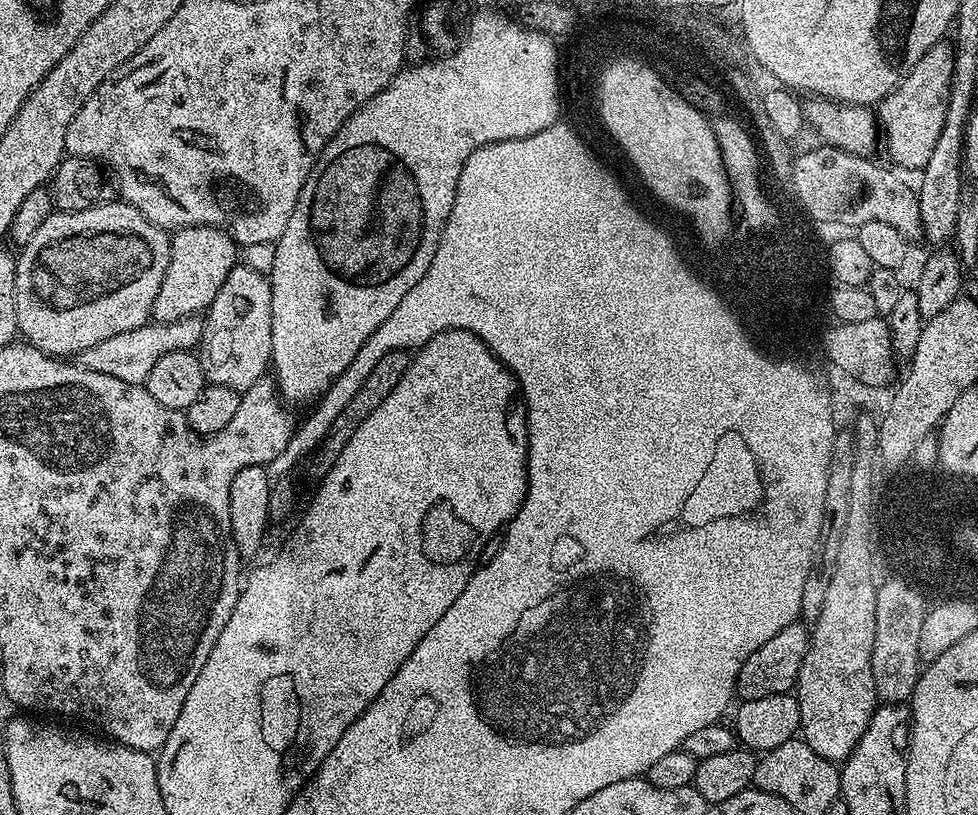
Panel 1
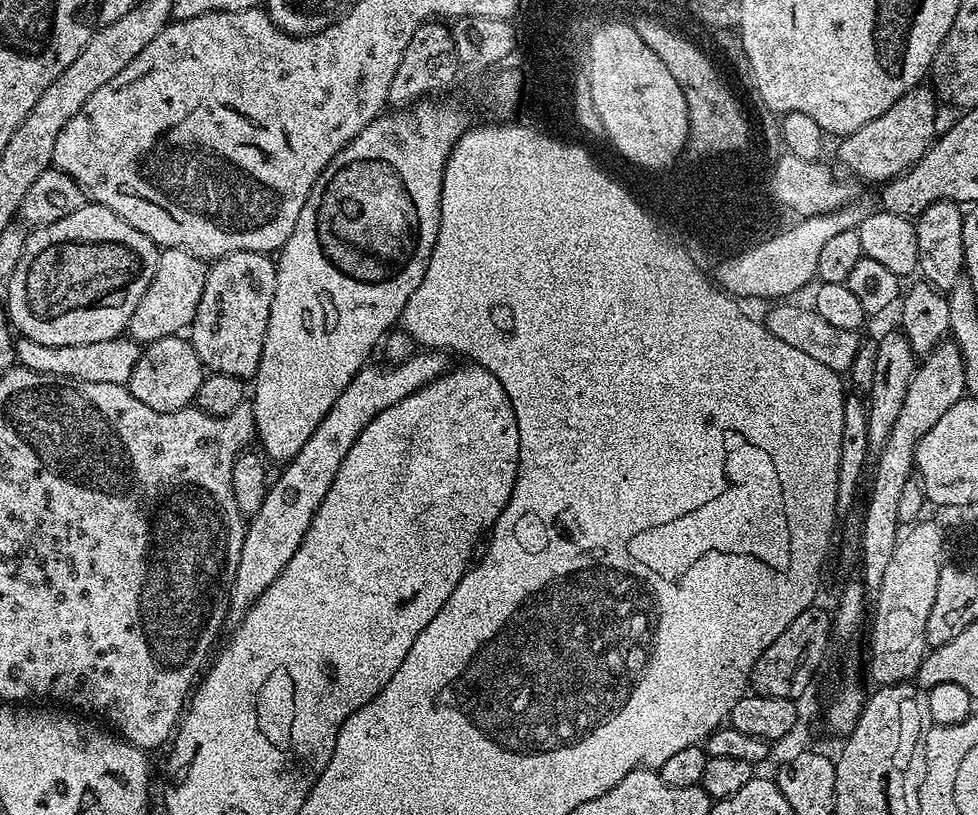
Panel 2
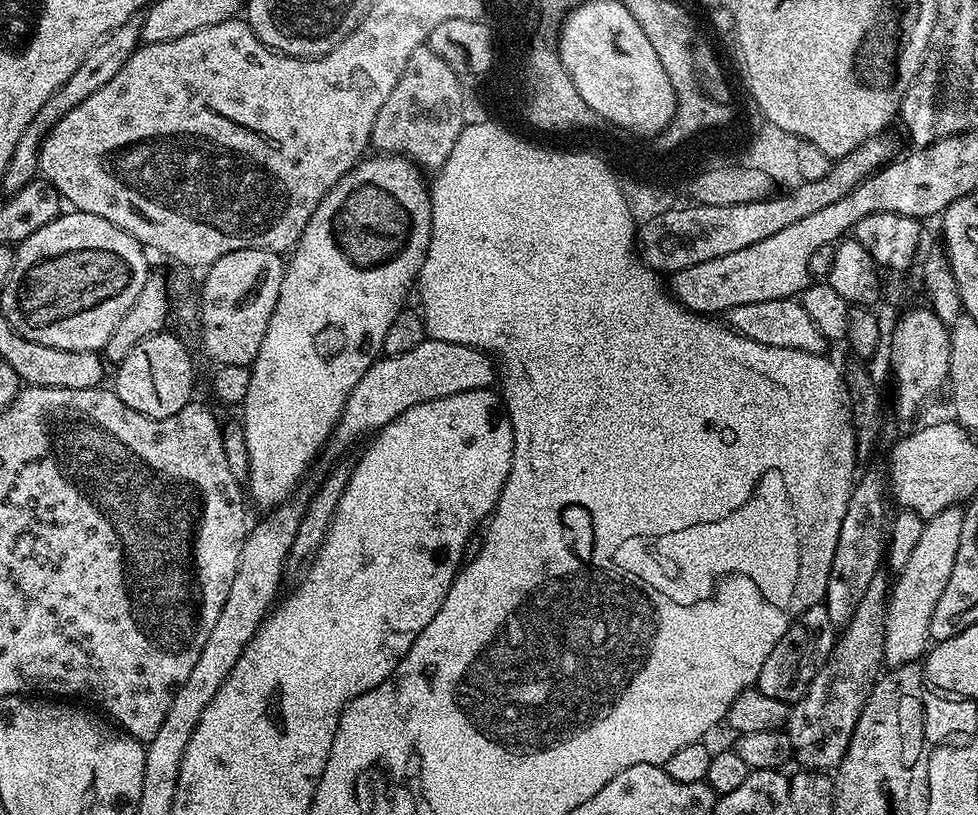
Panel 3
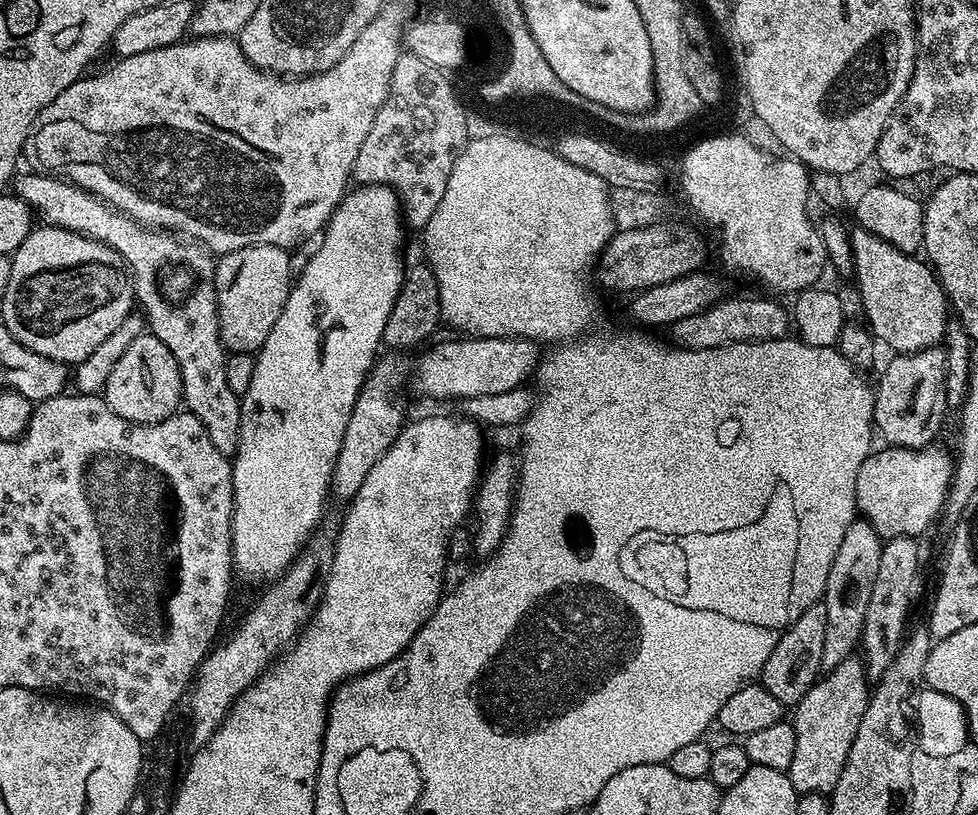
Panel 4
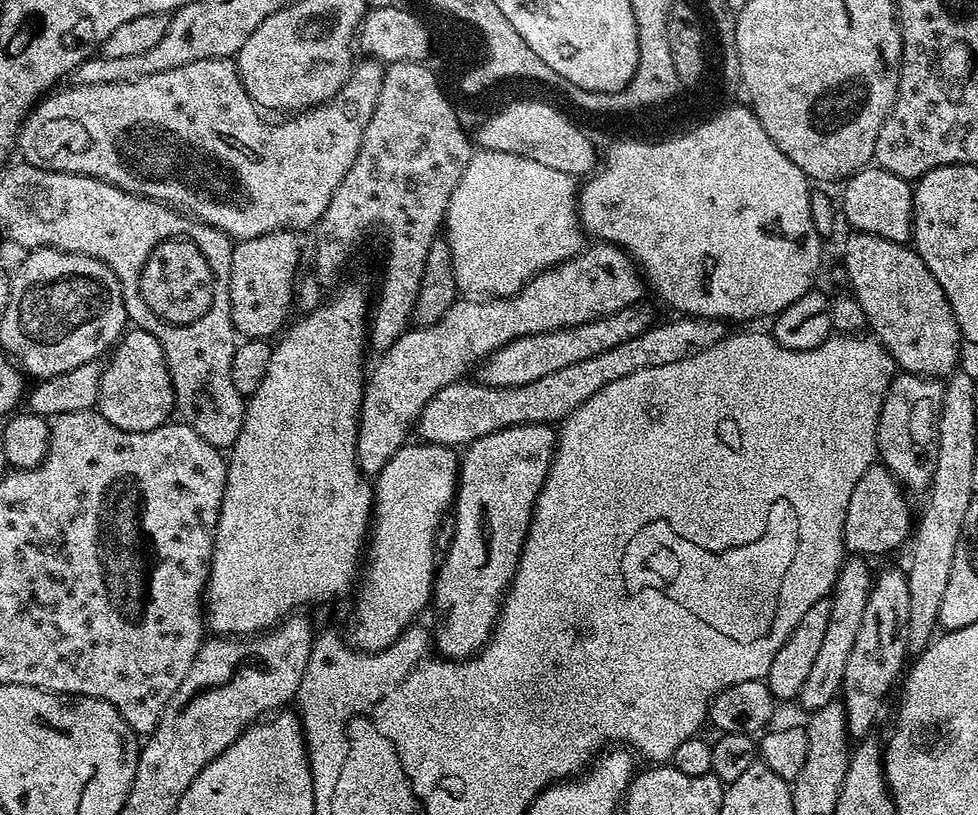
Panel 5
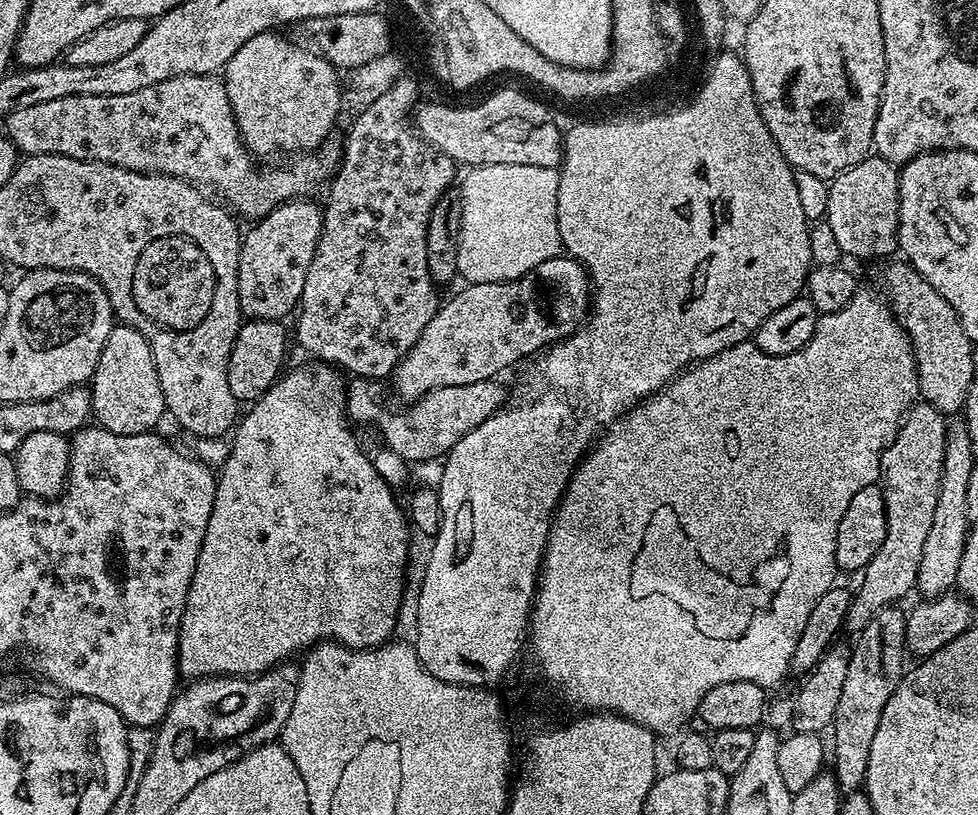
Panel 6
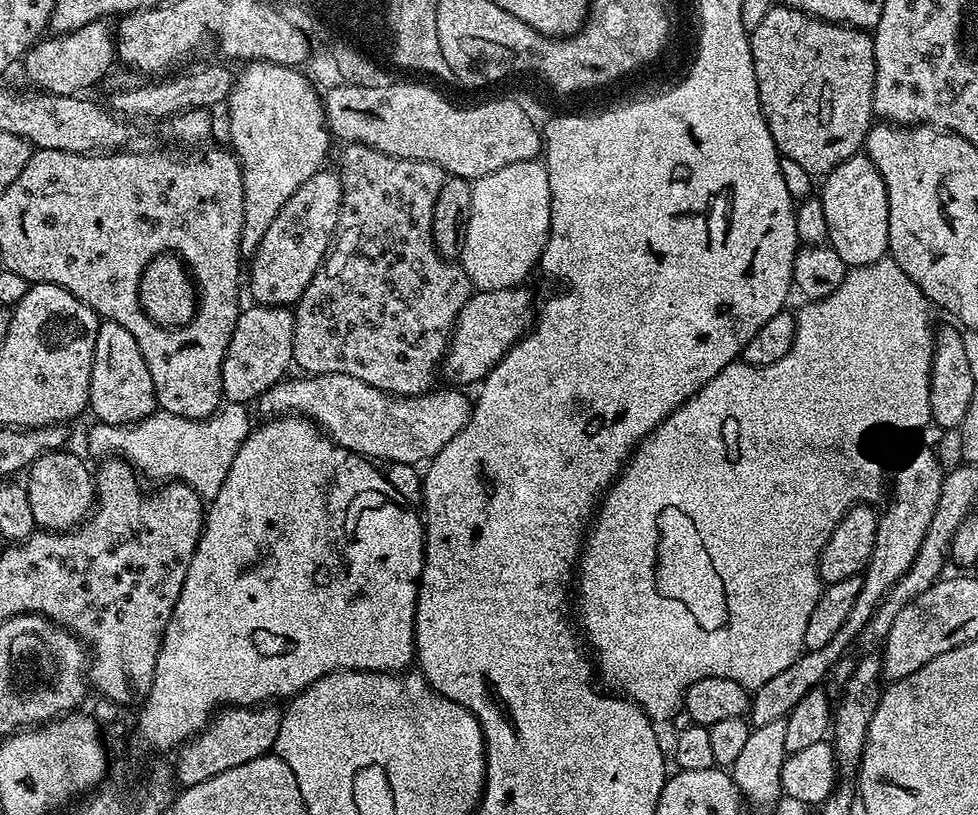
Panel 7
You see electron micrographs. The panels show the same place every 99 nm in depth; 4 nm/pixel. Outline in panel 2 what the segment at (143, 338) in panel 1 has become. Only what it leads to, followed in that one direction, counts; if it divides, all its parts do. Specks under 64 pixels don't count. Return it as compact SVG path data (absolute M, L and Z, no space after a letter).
M124 334L106 342L86 342L82 346L42 346L42 342L34 342L25 336L20 336L16 341L16 359L23 367L38 374L78 378L82 382L114 382L127 385L141 351L141 345Z

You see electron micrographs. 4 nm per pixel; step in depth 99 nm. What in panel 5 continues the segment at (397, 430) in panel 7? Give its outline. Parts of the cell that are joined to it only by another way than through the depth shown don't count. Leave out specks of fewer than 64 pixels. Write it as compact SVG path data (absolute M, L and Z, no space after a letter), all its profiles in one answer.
M686 315L672 319L676 320L668 320L665 324L657 323L638 334L638 338L622 342L622 346L614 346L602 354L594 354L594 358L586 358L586 362L562 366L562 370L554 370L554 374L538 378L538 382L526 382L526 386L495 388L479 382L457 382L446 386L438 390L438 394L434 394L430 402L426 402L418 421L419 439L425 444L443 444L446 448L455 449L456 444L467 446L498 430L514 426L555 425L564 421L575 408L582 406L582 402L589 400L598 390L602 390L602 386L618 378L626 378L626 374L639 368L682 362L682 358L690 358L695 352L714 346L726 335L726 324L723 320Z

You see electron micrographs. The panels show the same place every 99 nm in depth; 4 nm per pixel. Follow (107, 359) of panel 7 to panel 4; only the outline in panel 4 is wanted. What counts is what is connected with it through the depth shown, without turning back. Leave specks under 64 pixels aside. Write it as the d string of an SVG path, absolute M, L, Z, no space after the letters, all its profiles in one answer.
M145 334L130 342L126 354L114 362L114 370L110 370L110 378L106 378L103 390L104 401L118 414L118 418L126 418L131 424L157 424L181 407L184 391L182 378L178 370L178 362L174 362L174 354L166 350L166 346L158 337Z

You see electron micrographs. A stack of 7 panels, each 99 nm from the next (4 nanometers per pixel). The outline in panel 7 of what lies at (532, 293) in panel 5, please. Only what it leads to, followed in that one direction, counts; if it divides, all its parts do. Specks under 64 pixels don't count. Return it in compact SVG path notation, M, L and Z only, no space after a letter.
M527 287L503 288L502 290L490 290L482 292L473 291L472 297L462 306L462 310L456 319L456 327L452 330L452 339L442 361L442 376L445 381L456 386L468 386L464 384L479 385L487 376L488 371L513 348L523 337L524 333L534 323L534 304L532 308L532 296L527 292Z

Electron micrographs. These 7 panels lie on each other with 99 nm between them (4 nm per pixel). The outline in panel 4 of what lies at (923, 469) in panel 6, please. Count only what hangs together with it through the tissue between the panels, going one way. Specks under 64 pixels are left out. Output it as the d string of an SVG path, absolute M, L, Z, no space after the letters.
M943 347L926 348L916 353L893 355L893 360L884 368L880 381L875 381L874 410L872 423L875 431L883 438L885 445L894 448L926 448L940 432L940 423L944 420L944 412L949 411L946 398L946 354Z

